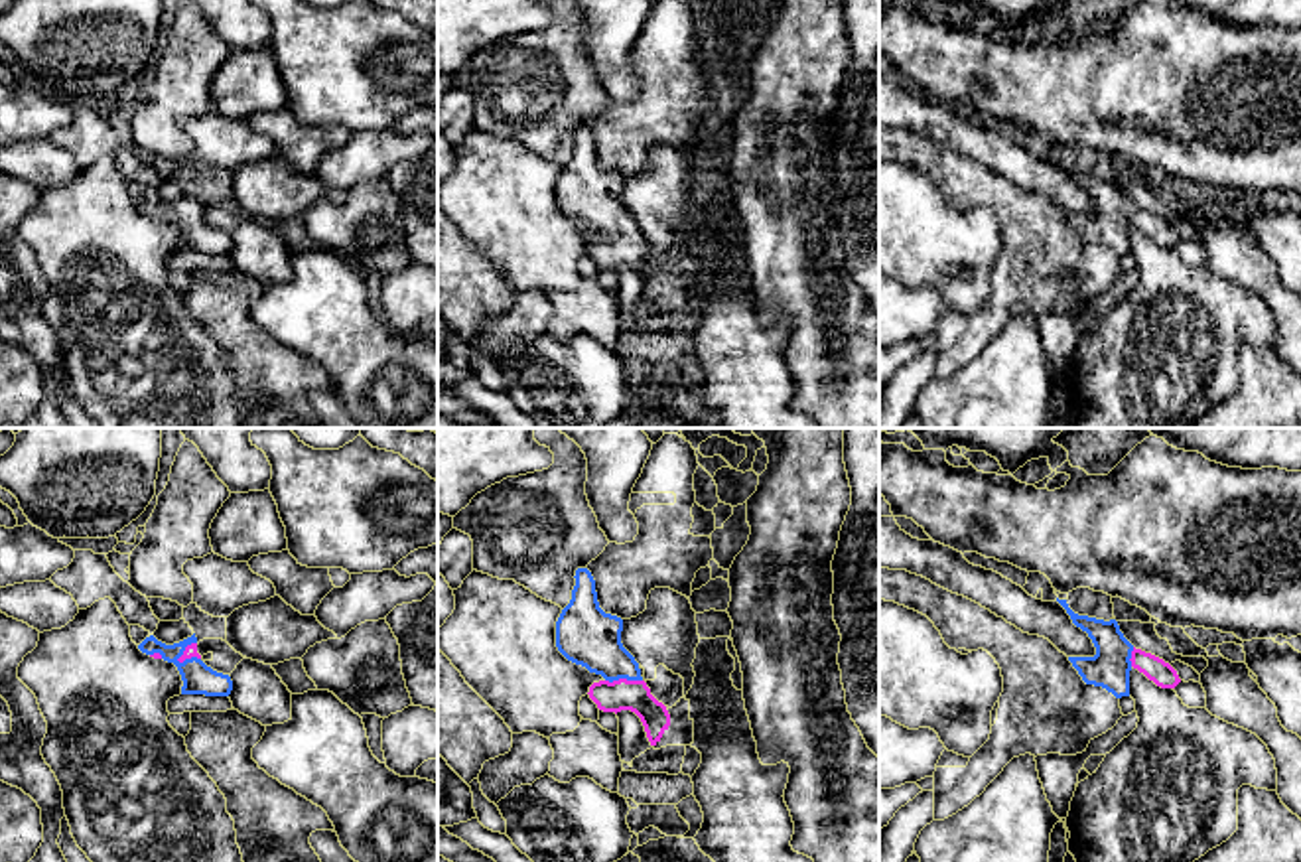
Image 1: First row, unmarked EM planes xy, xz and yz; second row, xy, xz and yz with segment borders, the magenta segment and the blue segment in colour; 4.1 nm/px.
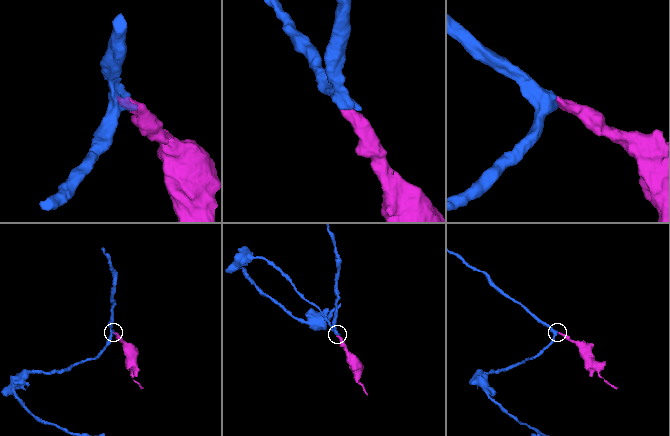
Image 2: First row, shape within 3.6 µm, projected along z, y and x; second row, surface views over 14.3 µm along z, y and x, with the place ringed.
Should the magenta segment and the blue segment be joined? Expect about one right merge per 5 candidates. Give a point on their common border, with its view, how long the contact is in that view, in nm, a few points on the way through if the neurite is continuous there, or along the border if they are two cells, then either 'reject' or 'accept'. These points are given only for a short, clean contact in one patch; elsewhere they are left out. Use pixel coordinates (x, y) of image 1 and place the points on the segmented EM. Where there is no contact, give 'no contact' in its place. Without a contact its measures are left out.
xz (623, 679) | 150 nm | across xz (619, 695), (623, 679), (586, 636) | accept

